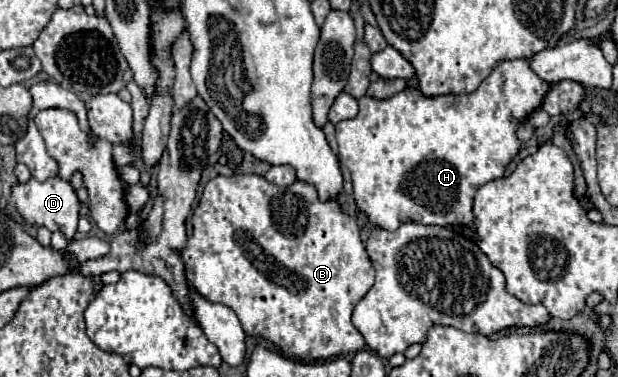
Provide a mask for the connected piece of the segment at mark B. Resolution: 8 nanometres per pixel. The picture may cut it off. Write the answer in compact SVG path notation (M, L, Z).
M238 174L238 176L216 176L212 178L202 192L202 198L198 202L198 208L192 214L192 234L186 240L186 246L180 250L180 258L186 268L186 278L192 282L192 286L210 302L220 302L230 306L244 332L250 336L262 336L276 344L286 356L296 356L304 360L326 360L332 356L342 356L346 352L358 352L358 342L364 342L362 334L358 328L352 324L352 310L354 306L368 294L370 286L374 286L374 266L366 254L366 248L360 238L360 230L354 218L342 212L338 202L320 202L318 194L312 184L306 182L294 182L286 188L270 184L264 176L254 176L254 174Z

